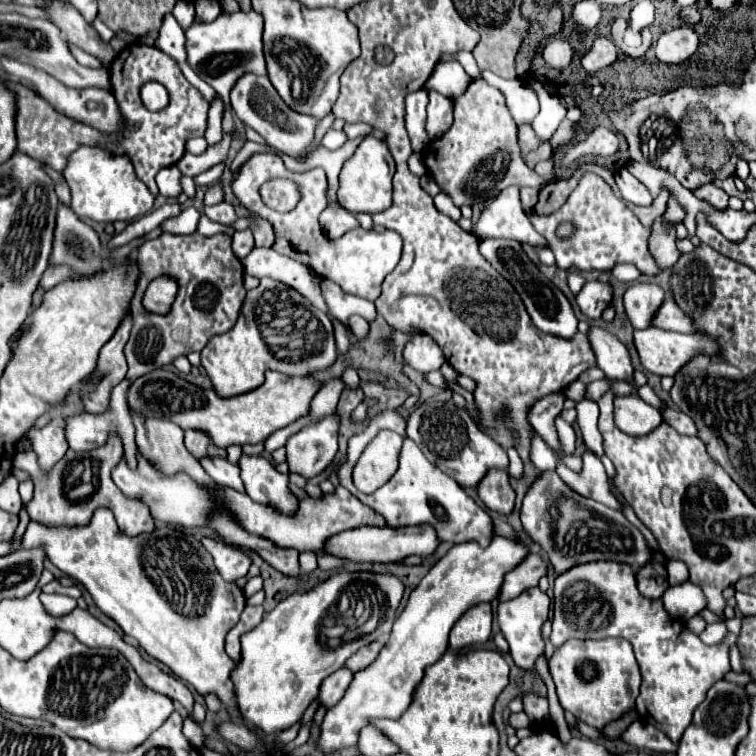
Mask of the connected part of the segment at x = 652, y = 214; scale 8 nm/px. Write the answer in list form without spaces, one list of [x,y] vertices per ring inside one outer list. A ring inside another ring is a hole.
[[[662,189],[662,192],[653,200],[652,207],[648,208],[648,217],[640,219],[640,222],[647,228],[652,226],[654,220],[666,210],[667,191]]]

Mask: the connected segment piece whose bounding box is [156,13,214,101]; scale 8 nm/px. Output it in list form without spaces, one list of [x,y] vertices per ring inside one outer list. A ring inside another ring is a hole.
[[[170,13],[170,15],[164,17],[164,21],[162,21],[160,37],[158,37],[158,41],[156,41],[156,47],[158,47],[160,51],[164,51],[166,55],[170,55],[172,59],[176,59],[178,65],[180,65],[180,69],[182,69],[182,73],[186,75],[186,79],[188,79],[194,87],[198,87],[208,101],[212,101],[214,89],[212,89],[210,85],[206,85],[206,83],[190,69],[190,65],[188,65],[188,61],[186,61],[186,45],[184,45],[184,43],[186,43],[184,31],[182,31],[182,27],[178,25],[178,21],[174,19],[174,15]]]

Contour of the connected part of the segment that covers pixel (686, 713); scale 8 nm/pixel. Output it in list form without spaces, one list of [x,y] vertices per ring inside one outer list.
[[[582,563],[556,577],[550,643],[560,647],[568,639],[590,637],[620,637],[632,643],[642,671],[642,687],[636,699],[638,717],[664,731],[674,743],[690,725],[692,713],[704,701],[706,691],[730,671],[726,645],[706,647],[698,635],[690,635],[686,625],[670,617],[662,599],[642,597],[636,589],[636,569],[626,563]]]

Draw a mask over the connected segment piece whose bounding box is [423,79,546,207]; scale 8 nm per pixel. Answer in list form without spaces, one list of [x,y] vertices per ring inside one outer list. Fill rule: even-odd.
[[[472,79],[466,93],[454,101],[452,127],[440,139],[434,139],[426,145],[423,150],[423,157],[432,179],[444,189],[444,193],[448,193],[452,197],[452,201],[458,207],[484,203],[488,199],[494,199],[504,187],[510,187],[510,185],[540,189],[546,183],[538,173],[530,171],[526,167],[526,163],[522,161],[520,149],[516,143],[516,123],[514,123],[506,103],[504,103],[504,95],[496,87],[488,85],[484,79]]]

